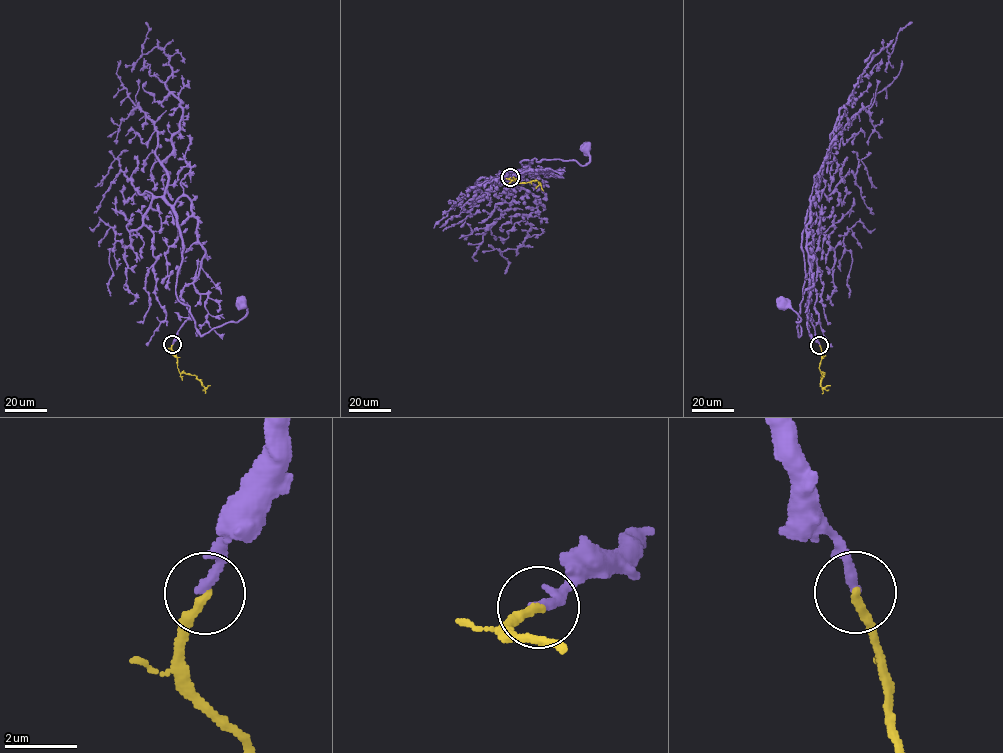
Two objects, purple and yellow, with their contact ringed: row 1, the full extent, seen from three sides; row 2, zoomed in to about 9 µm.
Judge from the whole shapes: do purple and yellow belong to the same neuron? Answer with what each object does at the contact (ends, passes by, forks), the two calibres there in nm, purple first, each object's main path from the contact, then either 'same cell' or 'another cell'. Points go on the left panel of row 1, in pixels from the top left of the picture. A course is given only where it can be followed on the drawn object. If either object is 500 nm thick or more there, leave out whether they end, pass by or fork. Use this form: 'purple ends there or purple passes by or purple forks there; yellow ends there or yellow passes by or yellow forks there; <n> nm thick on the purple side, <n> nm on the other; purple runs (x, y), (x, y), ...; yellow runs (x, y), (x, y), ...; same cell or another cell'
purple ends there; yellow ends there; 280 nm thick on the purple side, 240 nm on the other; purple runs (173, 344), (188, 317), (182, 290), (205, 253), (194, 242), (176, 296), (196, 329), (237, 322), (241, 303); yellow runs (173, 344), (171, 349), (179, 372), (195, 375), (205, 387), (210, 385); another cell

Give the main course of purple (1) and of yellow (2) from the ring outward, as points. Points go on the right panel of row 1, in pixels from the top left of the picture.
1: (819, 345), (806, 308), (807, 243), (811, 266), (802, 290), (799, 336), (796, 322), (800, 318), (782, 303)
2: (819, 345), (822, 357), (819, 369), (824, 374), (820, 385), (830, 385)

